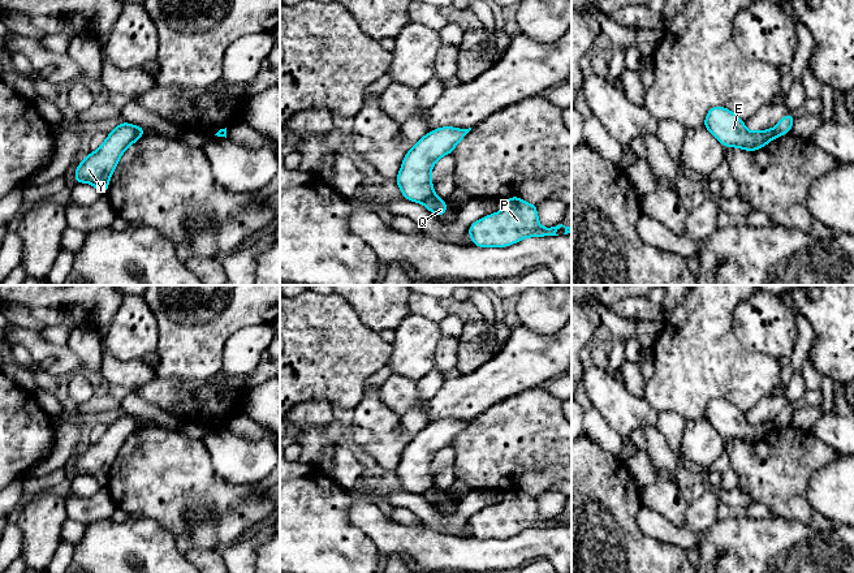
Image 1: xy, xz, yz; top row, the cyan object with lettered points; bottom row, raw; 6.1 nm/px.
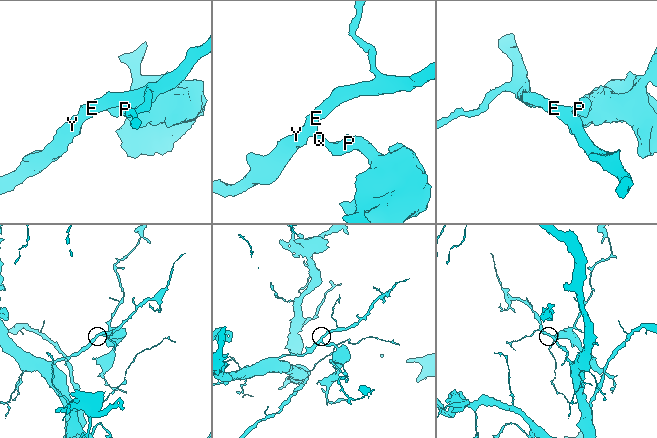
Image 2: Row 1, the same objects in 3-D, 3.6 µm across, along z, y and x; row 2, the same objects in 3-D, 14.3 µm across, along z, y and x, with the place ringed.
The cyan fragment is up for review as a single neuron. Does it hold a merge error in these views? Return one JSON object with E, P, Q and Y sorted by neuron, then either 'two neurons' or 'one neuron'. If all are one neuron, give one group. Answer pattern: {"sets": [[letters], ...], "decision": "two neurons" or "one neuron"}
{"sets": [["E", "Y"], ["P", "Q"]], "decision": "two neurons"}

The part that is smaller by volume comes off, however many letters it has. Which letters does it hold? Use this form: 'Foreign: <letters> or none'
Foreign: P, Q

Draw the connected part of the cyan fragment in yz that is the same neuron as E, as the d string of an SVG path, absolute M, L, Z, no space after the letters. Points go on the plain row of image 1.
M725 398L708 401L703 418L724 438L737 439L746 443L763 440L772 431L778 430L773 421L749 423L734 404Z

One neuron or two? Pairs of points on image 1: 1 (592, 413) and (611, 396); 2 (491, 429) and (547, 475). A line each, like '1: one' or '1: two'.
1: two
2: two

